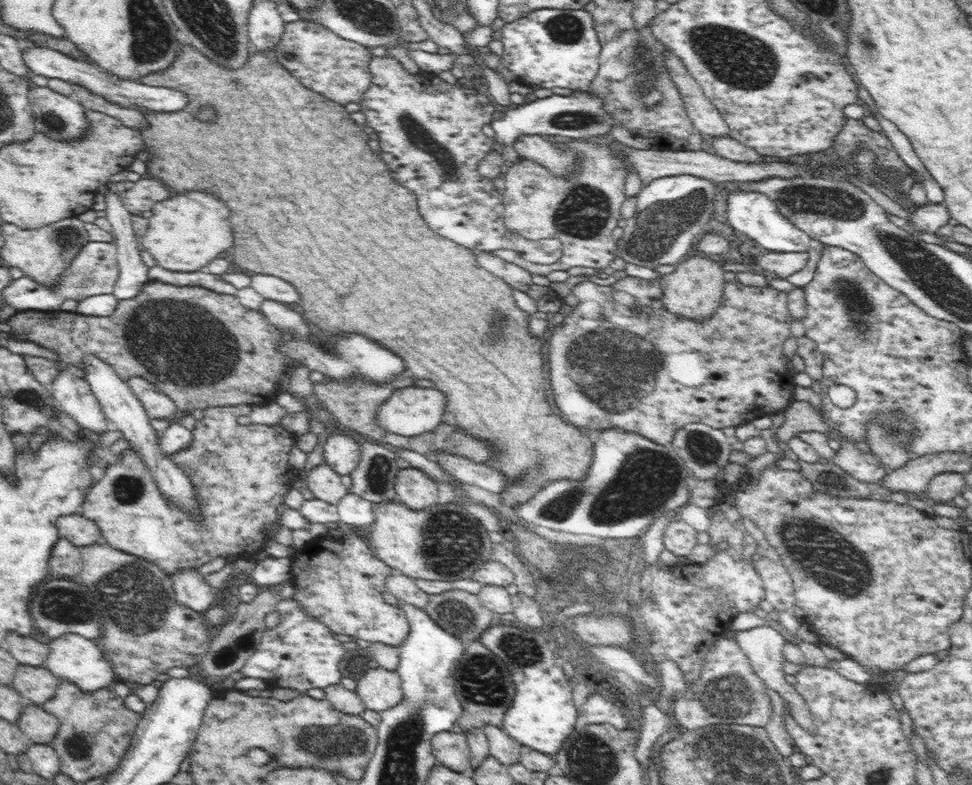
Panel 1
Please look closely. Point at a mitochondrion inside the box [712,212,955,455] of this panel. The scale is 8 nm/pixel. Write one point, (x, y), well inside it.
(861, 310)

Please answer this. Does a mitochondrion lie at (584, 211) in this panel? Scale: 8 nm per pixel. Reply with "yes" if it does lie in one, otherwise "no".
yes

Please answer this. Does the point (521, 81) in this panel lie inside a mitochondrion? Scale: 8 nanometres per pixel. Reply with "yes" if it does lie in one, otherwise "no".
no

